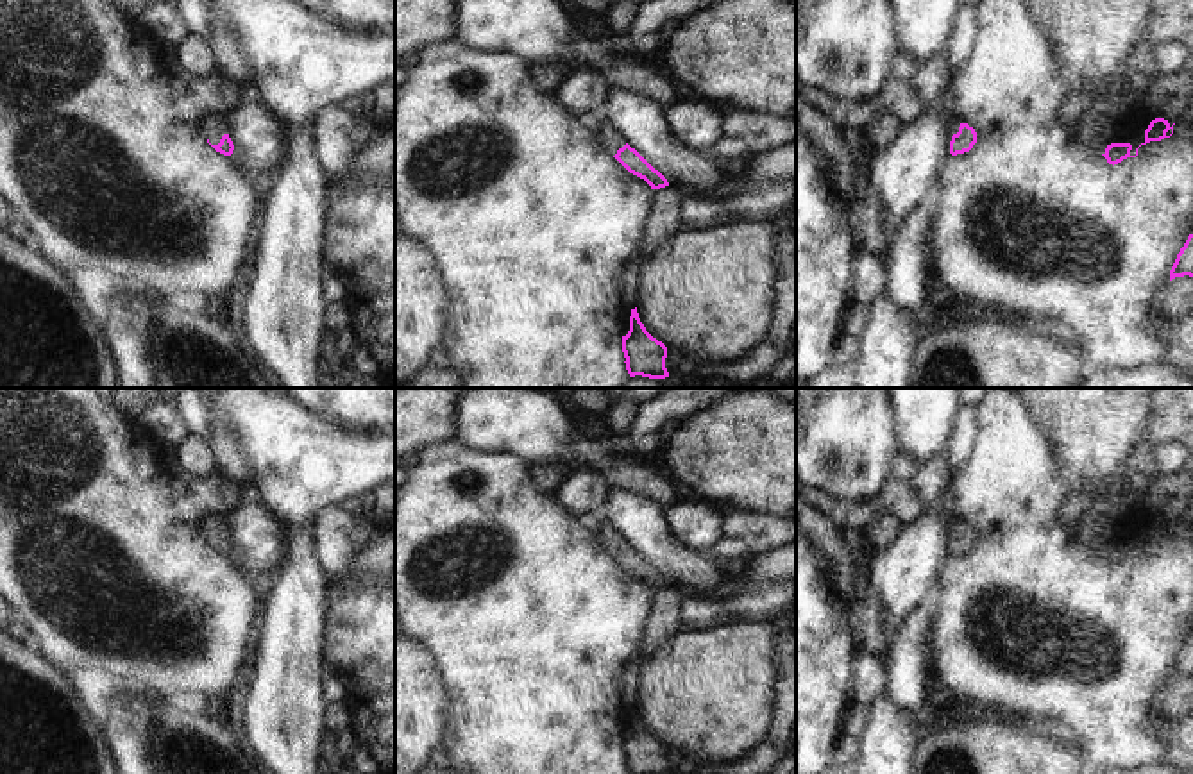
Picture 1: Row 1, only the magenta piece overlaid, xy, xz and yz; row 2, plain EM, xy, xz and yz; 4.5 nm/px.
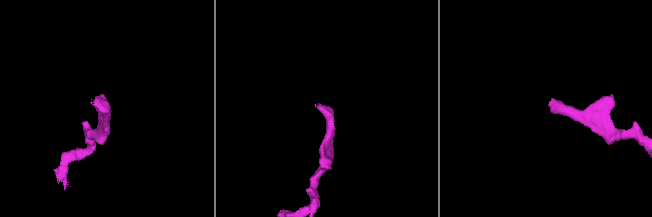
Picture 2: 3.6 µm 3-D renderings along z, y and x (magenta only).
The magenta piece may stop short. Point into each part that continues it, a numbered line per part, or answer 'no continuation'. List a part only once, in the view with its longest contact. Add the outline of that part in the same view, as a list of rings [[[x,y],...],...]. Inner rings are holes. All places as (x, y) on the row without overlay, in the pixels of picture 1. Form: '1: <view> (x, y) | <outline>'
1: xy (213, 528) | [[[207,515],[202,518],[202,536],[211,545],[218,545],[224,534],[229,534],[225,517]]]

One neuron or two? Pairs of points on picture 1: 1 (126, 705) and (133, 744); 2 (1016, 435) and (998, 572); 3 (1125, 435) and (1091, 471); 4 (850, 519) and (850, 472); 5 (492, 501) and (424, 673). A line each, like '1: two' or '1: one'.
1: one
2: one
3: one
4: two
5: two

